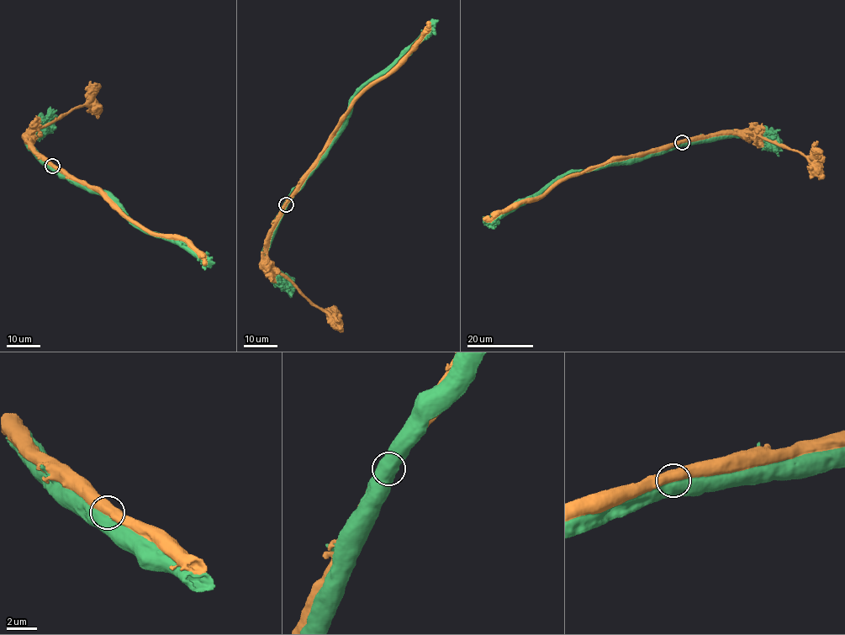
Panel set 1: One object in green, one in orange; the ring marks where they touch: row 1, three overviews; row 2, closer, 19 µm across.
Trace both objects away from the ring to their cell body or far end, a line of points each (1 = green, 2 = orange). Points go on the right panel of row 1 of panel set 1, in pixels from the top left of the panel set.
1: (682, 142), (625, 162), (564, 175), (495, 217), (483, 221)
2: (682, 142), (589, 166), (559, 182), (533, 200), (498, 211), (492, 218), (483, 217)

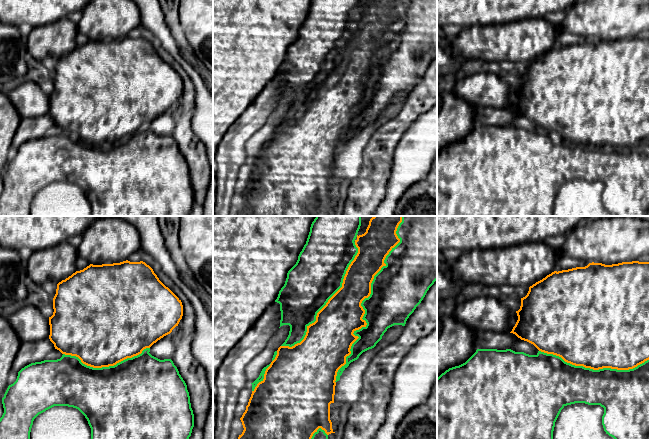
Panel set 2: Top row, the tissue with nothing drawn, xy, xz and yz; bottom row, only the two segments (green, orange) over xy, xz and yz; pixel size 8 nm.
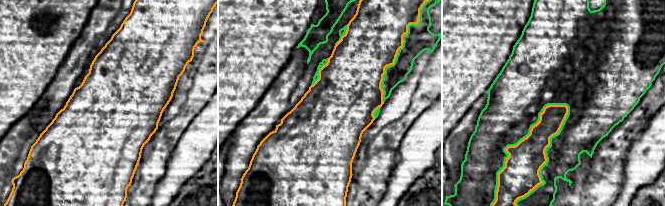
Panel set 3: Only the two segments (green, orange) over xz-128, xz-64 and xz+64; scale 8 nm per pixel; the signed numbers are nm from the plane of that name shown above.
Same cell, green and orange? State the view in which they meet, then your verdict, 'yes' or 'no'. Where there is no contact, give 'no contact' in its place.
meets green in xz; no

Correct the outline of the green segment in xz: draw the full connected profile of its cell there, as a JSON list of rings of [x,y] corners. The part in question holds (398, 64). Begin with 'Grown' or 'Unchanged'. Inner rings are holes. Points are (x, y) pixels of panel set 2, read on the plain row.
Unchanged. [[[399,0],[396,10],[400,18],[386,32],[386,41],[371,59],[370,72],[361,79],[365,86],[362,95],[367,101],[354,107],[353,110],[359,114],[352,120],[351,130],[346,133],[346,140],[338,146],[335,158],[340,156],[351,138],[376,122],[388,104],[394,101],[405,102],[409,92],[437,56],[437,0]]]

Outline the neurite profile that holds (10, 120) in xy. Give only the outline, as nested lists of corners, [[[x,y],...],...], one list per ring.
[[[0,91],[0,177],[9,162],[8,151],[21,120],[7,94]]]

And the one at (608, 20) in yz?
[[[577,0],[571,8],[566,10],[566,17],[558,26],[561,32],[589,39],[612,41],[637,37],[641,32],[649,31],[649,0]]]

